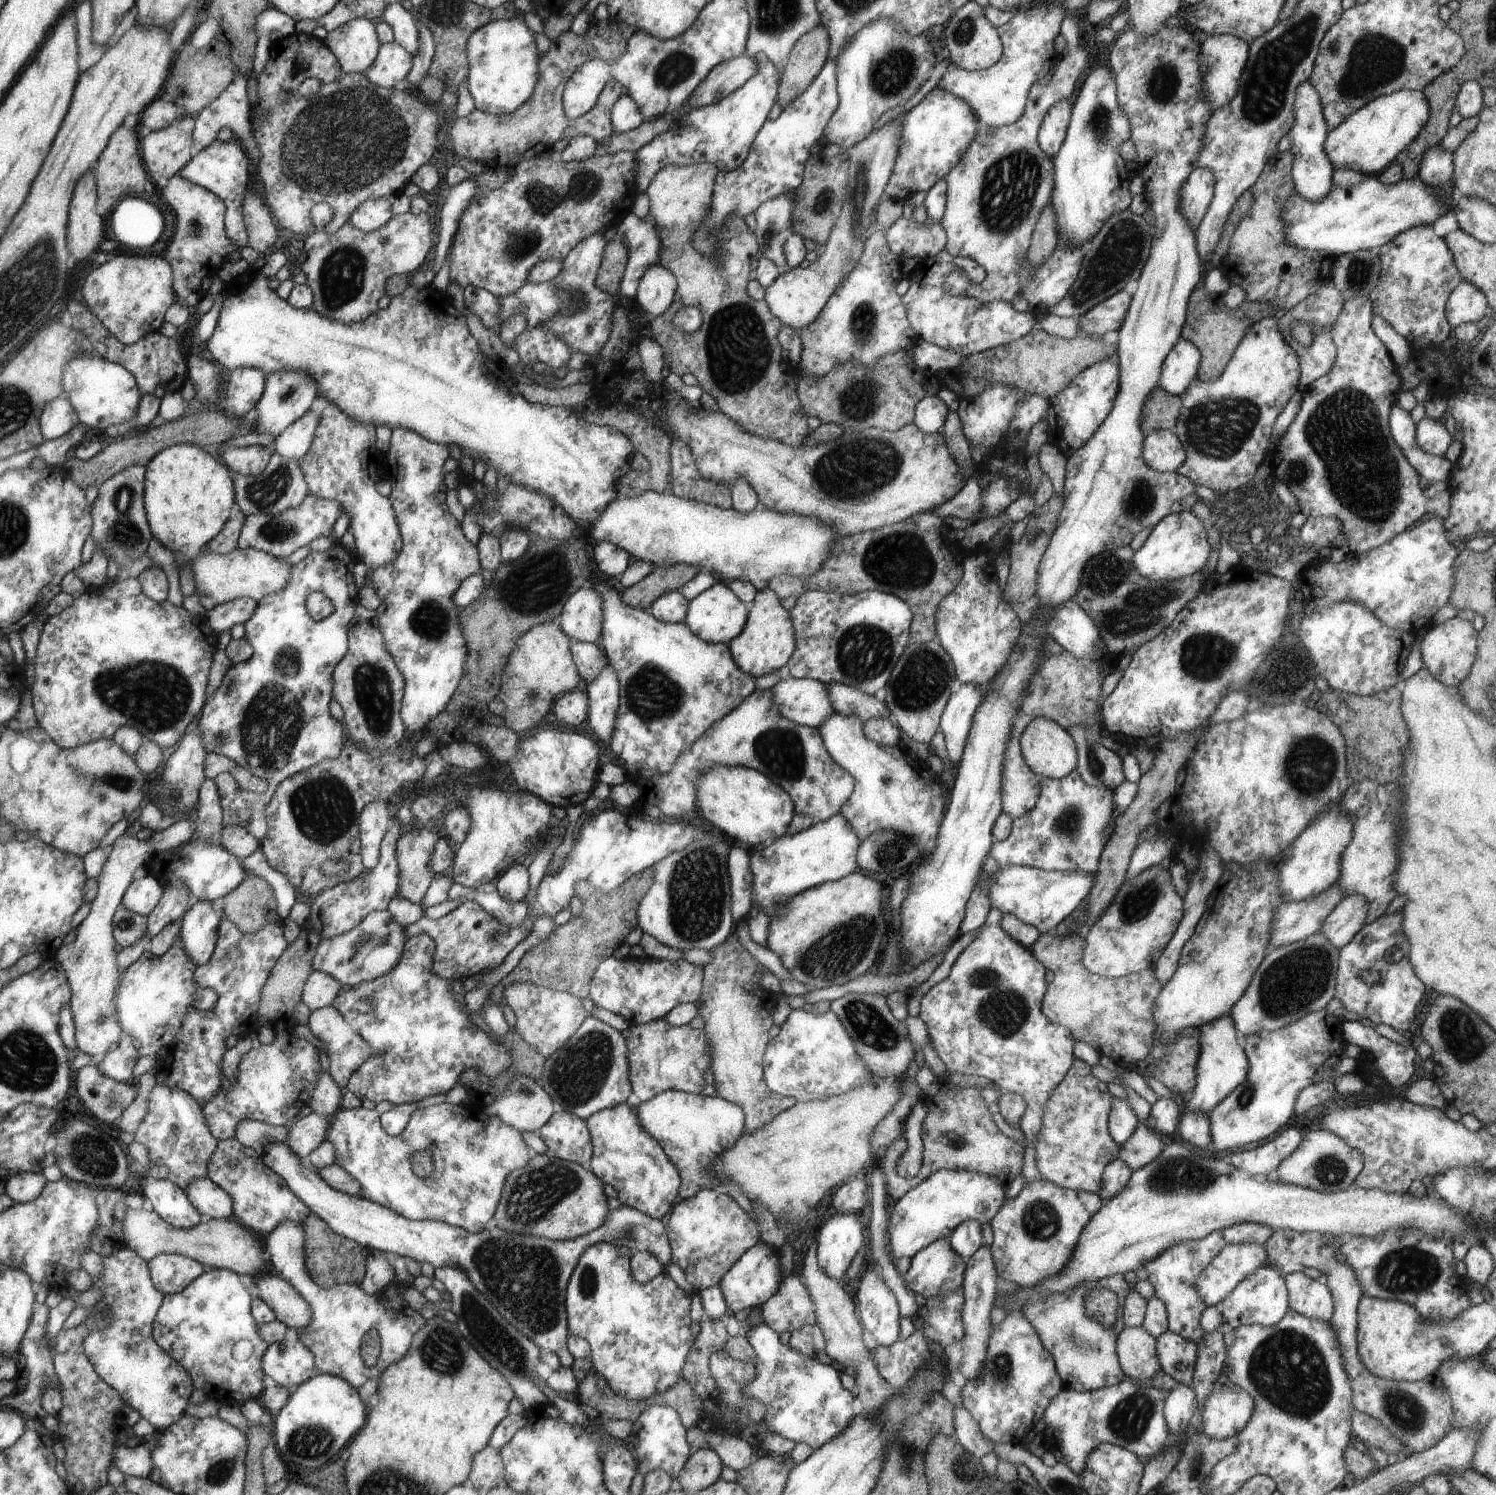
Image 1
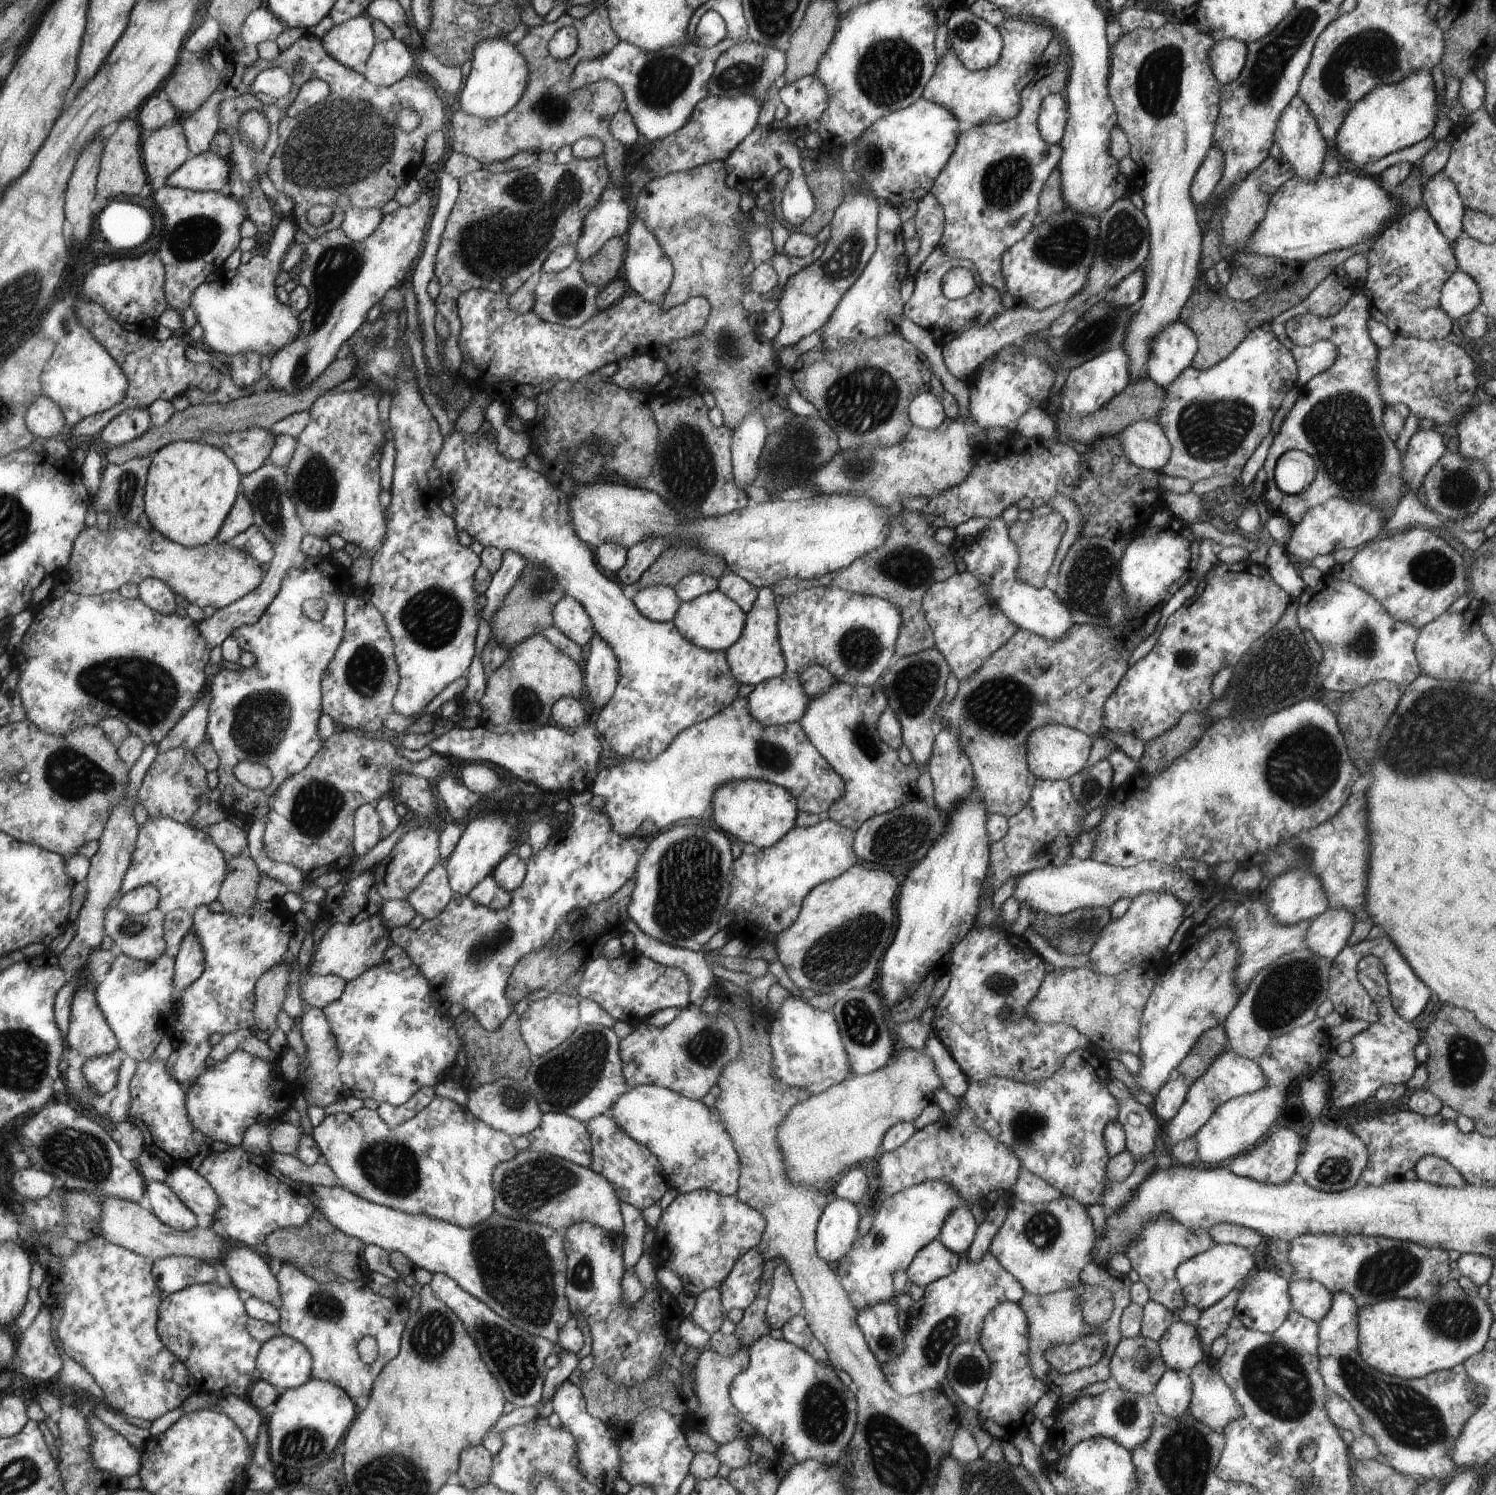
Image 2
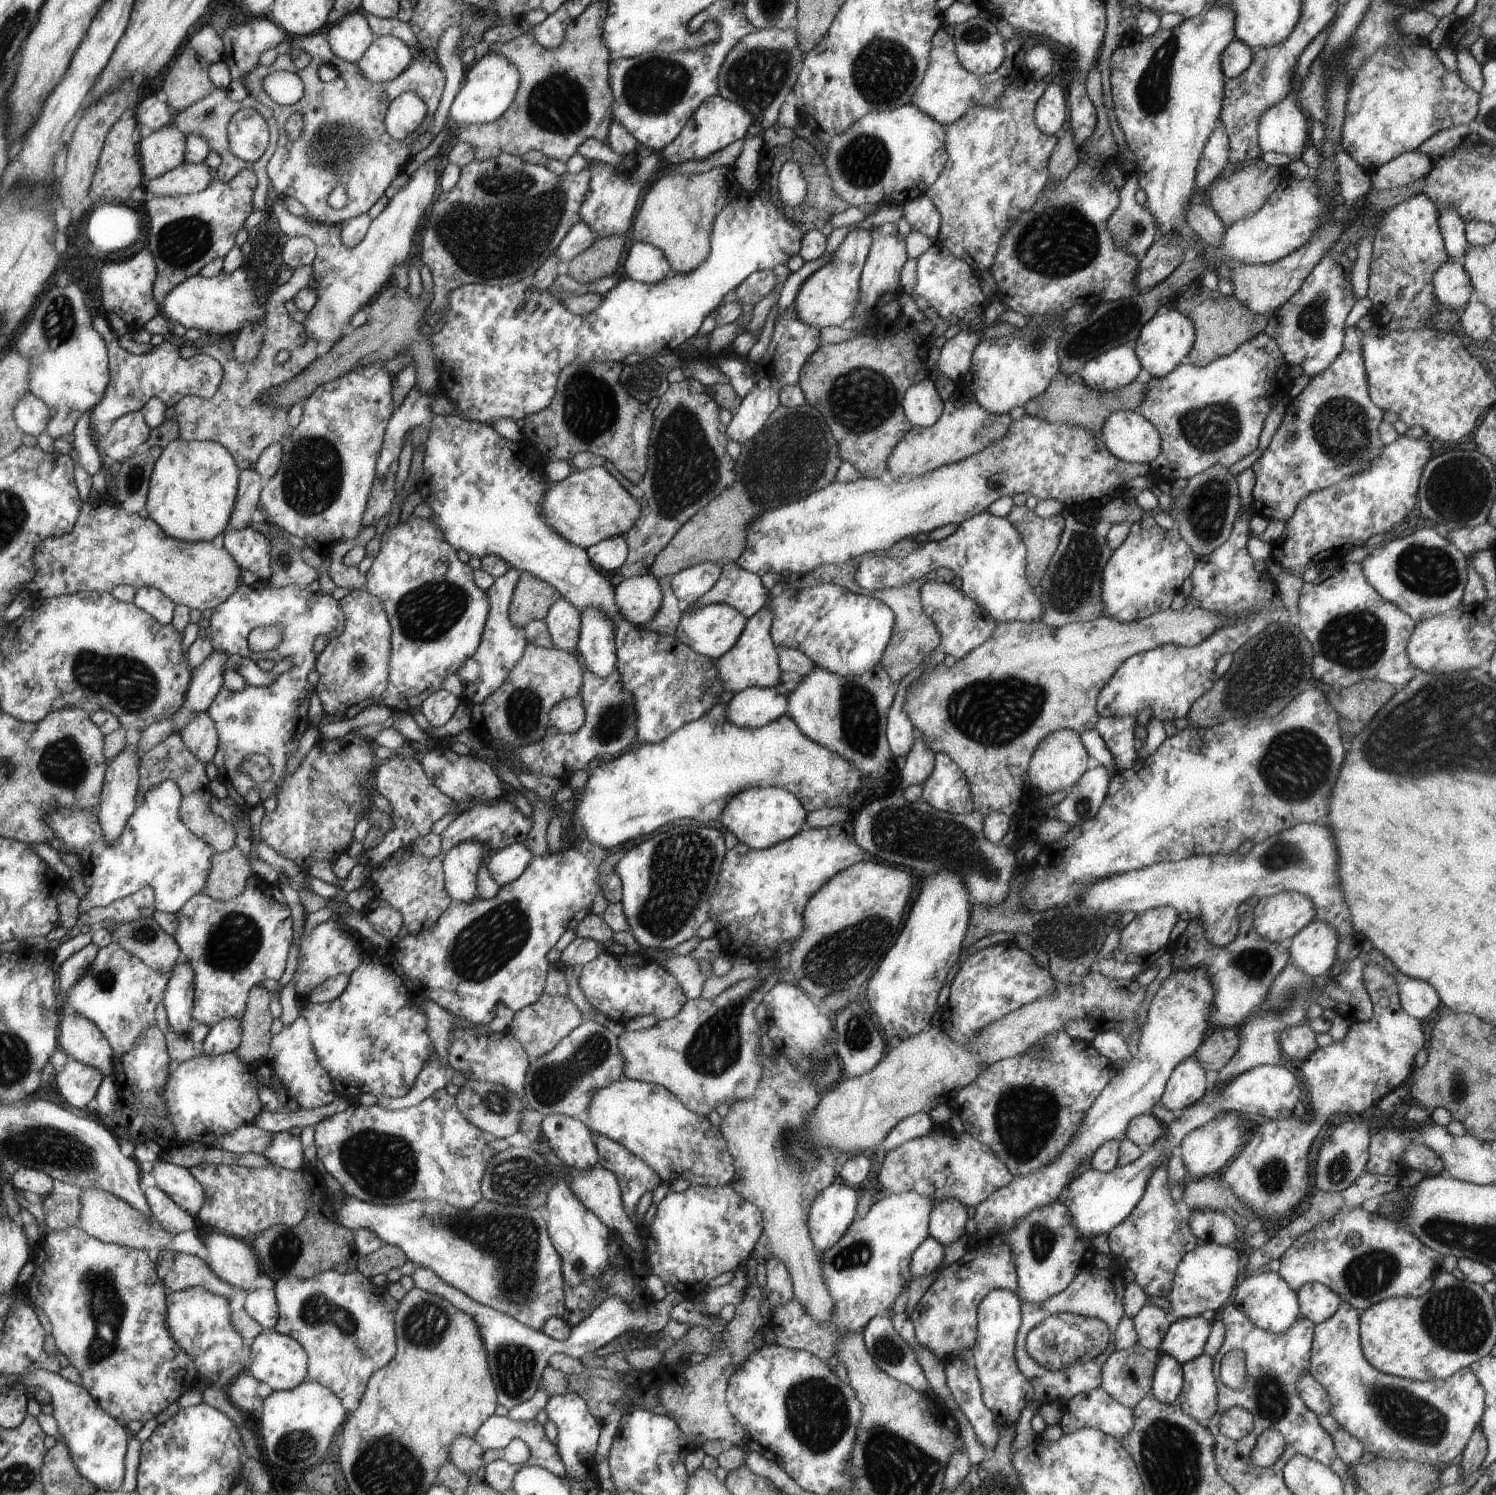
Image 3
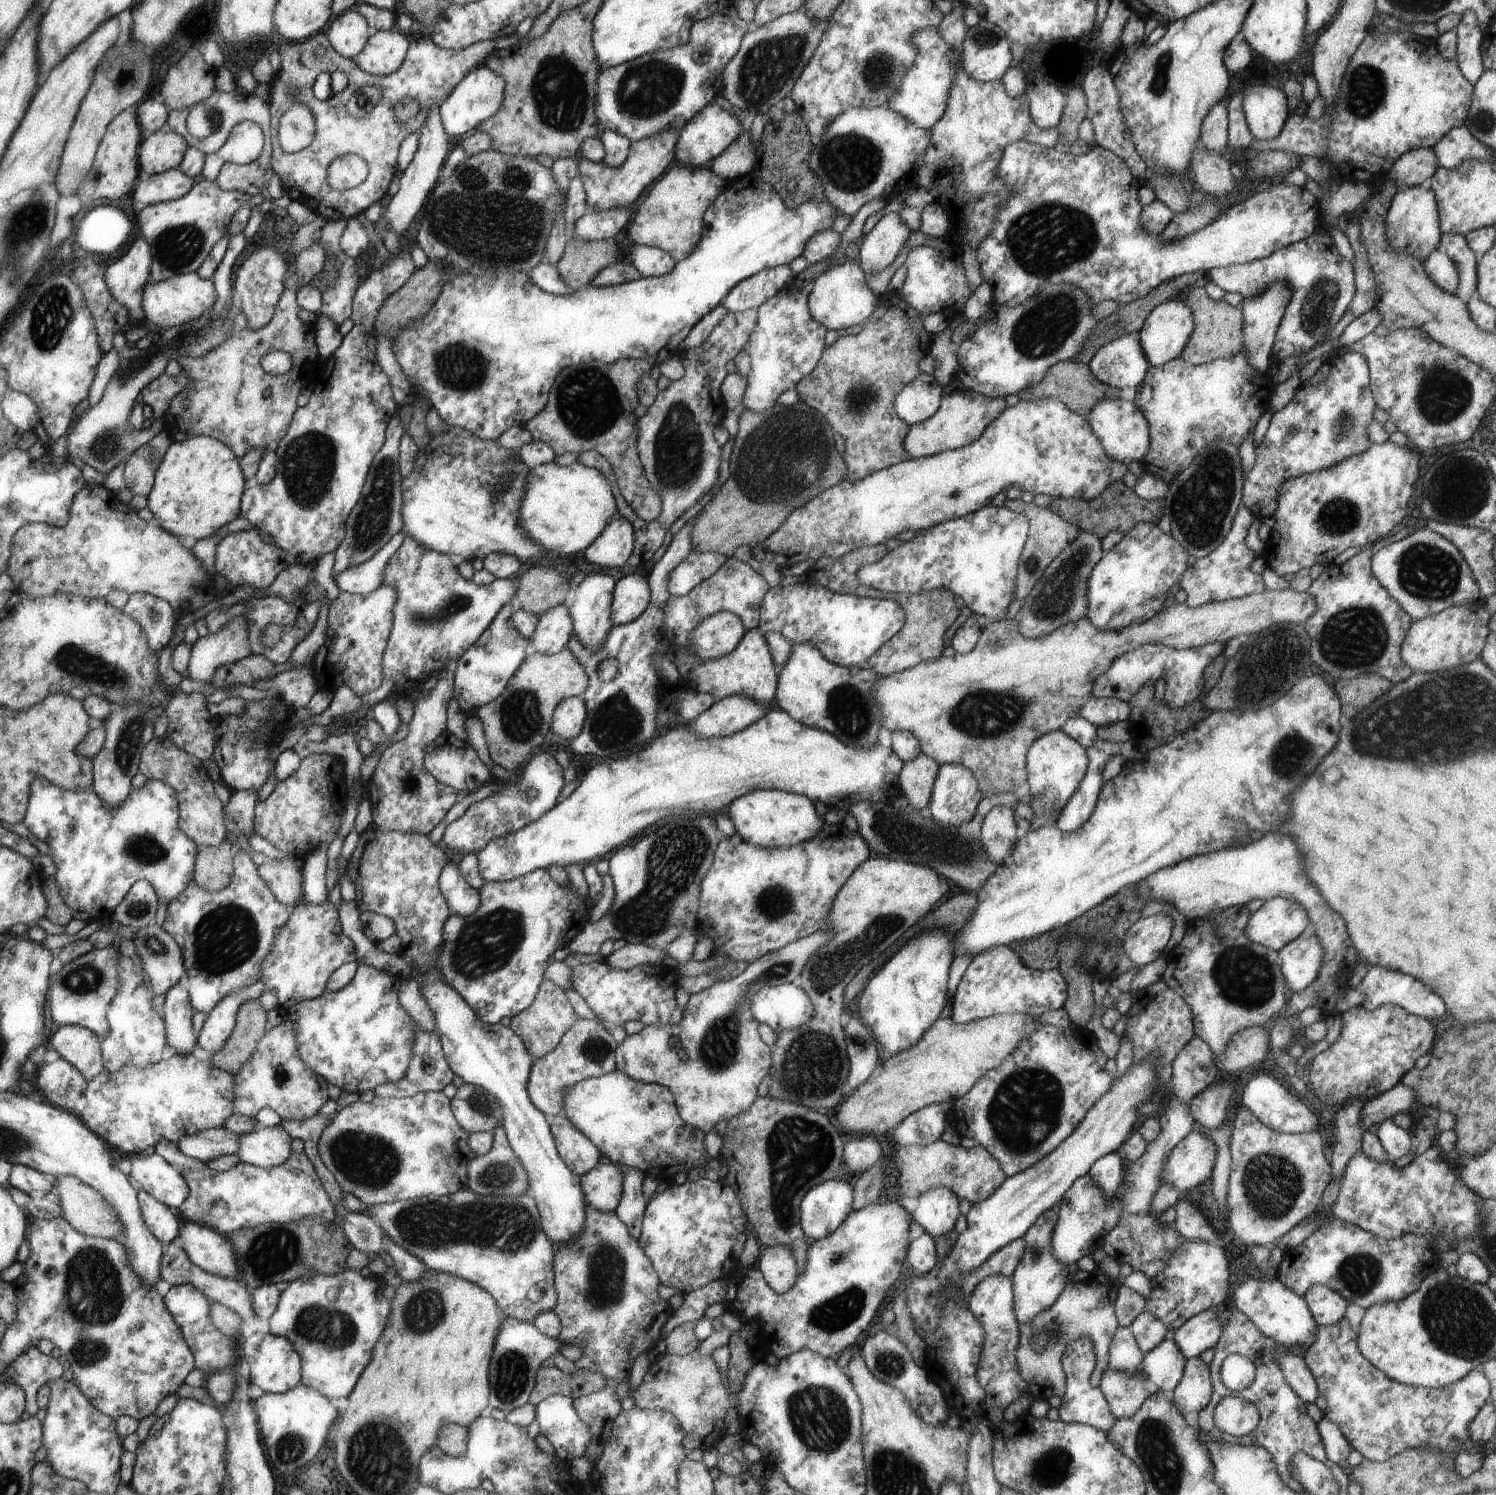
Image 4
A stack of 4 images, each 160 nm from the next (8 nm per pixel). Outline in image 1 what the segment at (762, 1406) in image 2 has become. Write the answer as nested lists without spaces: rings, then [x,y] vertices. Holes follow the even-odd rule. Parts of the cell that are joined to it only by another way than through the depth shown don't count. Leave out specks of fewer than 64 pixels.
[[[766,1323],[754,1325],[744,1332],[757,1356],[756,1378],[743,1388],[743,1396],[759,1400],[766,1408],[764,1428],[792,1442],[805,1442],[814,1450],[846,1430],[854,1419],[854,1396],[842,1388],[840,1374],[821,1361],[782,1344],[780,1335]]]

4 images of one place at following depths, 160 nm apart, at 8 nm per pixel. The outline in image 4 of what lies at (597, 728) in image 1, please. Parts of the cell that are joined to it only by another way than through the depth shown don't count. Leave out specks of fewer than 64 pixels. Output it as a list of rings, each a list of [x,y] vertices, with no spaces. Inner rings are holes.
[[[604,573],[590,574],[577,586],[576,601],[570,609],[575,636],[593,653],[601,650],[608,633],[616,626],[611,609],[615,583]]]

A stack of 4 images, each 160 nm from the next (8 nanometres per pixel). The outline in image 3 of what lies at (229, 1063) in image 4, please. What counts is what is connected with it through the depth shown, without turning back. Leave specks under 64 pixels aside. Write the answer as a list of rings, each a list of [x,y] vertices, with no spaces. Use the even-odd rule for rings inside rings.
[[[256,983],[251,988],[247,1012],[241,1020],[241,1043],[235,1050],[249,1067],[263,1059],[270,1050],[269,1044],[274,1035],[271,1032],[273,1018],[269,1009],[272,997],[264,983]]]

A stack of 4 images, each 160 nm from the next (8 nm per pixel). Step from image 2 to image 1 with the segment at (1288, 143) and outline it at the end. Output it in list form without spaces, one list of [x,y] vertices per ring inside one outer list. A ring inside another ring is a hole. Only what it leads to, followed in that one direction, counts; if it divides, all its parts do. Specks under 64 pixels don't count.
[[[1310,81],[1301,82],[1295,92],[1295,121],[1290,129],[1291,151],[1294,155],[1292,174],[1295,192],[1307,201],[1321,201],[1333,187],[1333,166],[1324,150],[1329,131],[1321,103],[1320,95]]]

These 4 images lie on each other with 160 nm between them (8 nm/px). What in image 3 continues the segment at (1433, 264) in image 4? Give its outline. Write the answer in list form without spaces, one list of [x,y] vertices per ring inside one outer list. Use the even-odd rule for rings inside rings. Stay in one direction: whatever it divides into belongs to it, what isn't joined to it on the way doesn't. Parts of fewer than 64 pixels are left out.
[[[1446,262],[1433,276],[1434,296],[1443,307],[1461,311],[1469,303],[1473,286],[1462,265]]]

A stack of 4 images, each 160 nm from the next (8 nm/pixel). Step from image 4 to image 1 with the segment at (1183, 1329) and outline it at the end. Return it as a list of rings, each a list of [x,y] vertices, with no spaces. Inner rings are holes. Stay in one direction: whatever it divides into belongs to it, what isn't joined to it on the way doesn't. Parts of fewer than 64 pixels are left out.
[[[1170,1331],[1160,1335],[1156,1339],[1156,1344],[1156,1354],[1162,1373],[1172,1376],[1176,1382],[1191,1387],[1197,1359],[1197,1344]]]

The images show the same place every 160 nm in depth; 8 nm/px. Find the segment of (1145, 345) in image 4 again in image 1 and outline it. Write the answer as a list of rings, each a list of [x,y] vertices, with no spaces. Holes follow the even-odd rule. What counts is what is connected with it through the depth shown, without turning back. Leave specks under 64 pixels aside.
[[[1178,339],[1164,359],[1159,385],[1171,395],[1180,396],[1198,378],[1200,363],[1199,348],[1190,341]]]

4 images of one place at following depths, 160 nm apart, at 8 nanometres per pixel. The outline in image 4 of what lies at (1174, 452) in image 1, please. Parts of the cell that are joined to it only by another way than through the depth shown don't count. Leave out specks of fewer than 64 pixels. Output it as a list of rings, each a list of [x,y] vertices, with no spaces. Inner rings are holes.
[[[1104,399],[1091,410],[1087,421],[1111,459],[1128,465],[1131,462],[1141,463],[1148,454],[1151,445],[1149,424],[1132,401]]]

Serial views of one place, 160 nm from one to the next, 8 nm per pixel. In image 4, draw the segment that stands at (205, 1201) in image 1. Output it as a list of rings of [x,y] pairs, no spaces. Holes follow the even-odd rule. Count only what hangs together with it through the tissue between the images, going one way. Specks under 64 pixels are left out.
[[[156,1153],[152,1156],[140,1154],[128,1157],[132,1162],[129,1175],[140,1188],[168,1208],[178,1210],[182,1206],[190,1195],[190,1186],[180,1169]]]

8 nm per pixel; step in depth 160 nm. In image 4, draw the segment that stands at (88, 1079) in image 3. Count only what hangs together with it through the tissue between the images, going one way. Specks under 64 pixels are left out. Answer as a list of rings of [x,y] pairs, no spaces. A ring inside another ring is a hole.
[[[62,1057],[37,1069],[38,1088],[57,1107],[74,1111],[74,1102],[84,1094],[89,1080]]]

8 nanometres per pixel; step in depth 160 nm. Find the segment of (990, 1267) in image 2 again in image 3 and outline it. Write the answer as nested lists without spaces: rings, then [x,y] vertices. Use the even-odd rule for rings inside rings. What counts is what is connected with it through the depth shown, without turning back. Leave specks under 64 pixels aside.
[[[1006,1243],[972,1246],[962,1259],[939,1270],[927,1292],[916,1304],[912,1314],[909,1316],[915,1326],[916,1340],[923,1347],[932,1351],[932,1354],[935,1354],[936,1358],[940,1359],[941,1362],[945,1362],[961,1351],[969,1352],[977,1341],[978,1305],[994,1289],[1008,1289],[1013,1293],[1016,1293],[1019,1289],[1015,1262],[1010,1247]]]

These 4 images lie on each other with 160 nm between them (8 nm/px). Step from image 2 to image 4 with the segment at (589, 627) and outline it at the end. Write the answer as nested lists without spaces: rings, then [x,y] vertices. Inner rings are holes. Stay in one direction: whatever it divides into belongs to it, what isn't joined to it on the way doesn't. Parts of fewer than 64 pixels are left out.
[[[562,604],[539,616],[531,641],[536,651],[554,654],[566,649],[574,636],[574,618],[570,608]]]

